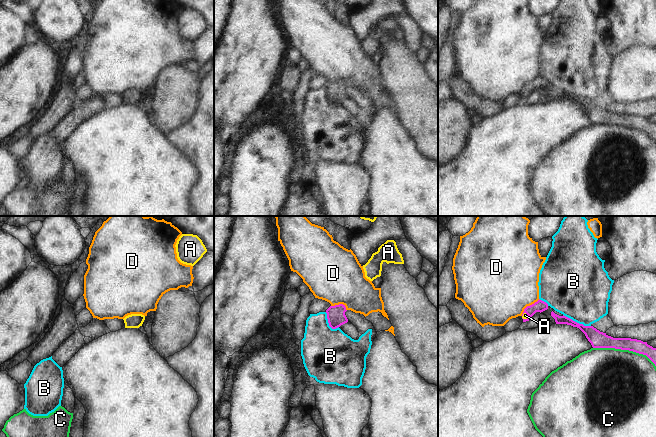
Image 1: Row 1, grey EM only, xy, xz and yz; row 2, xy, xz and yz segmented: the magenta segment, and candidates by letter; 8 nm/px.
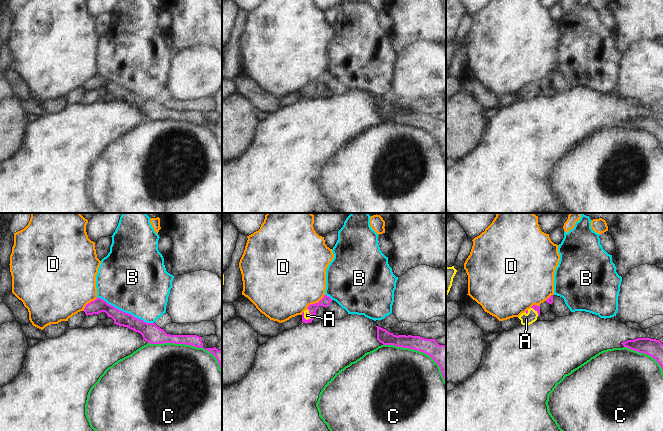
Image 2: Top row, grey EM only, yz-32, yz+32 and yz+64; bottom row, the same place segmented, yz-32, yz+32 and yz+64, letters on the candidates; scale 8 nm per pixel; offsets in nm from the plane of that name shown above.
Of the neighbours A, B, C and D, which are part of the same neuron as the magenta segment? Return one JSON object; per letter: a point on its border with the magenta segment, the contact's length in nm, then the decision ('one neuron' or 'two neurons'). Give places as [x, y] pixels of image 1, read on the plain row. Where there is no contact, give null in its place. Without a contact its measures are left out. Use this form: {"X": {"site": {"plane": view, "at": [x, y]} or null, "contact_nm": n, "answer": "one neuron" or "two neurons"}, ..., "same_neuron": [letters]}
{"A": {"site": {"plane": "yz", "at": [528, 92]}, "contact_nm": 70, "answer": "one neuron"}, "B": {"site": {"plane": "yz", "at": [576, 98]}, "contact_nm": 240, "answer": "two neurons"}, "C": {"site": {"plane": "yz", "at": [625, 125]}, "contact_nm": 550, "answer": "two neurons"}, "D": {"site": {"plane": "yz", "at": [528, 82]}, "contact_nm": 200, "answer": "two neurons"}, "same_neuron": ["A"]}

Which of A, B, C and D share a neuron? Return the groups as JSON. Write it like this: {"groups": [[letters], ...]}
{"groups": [["A"], ["B"], ["C"], ["D"]]}

